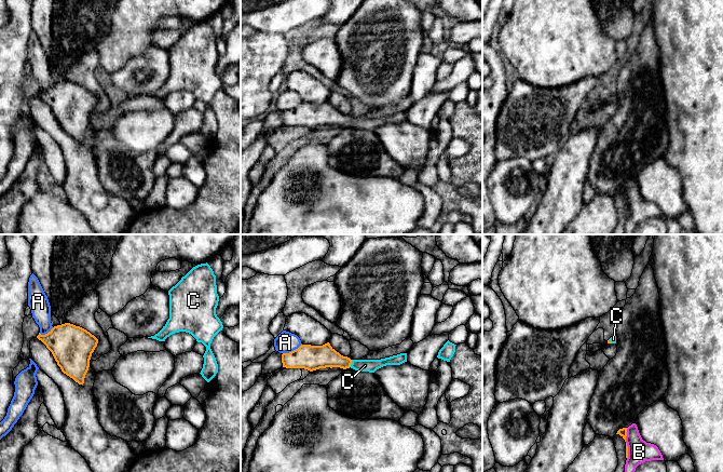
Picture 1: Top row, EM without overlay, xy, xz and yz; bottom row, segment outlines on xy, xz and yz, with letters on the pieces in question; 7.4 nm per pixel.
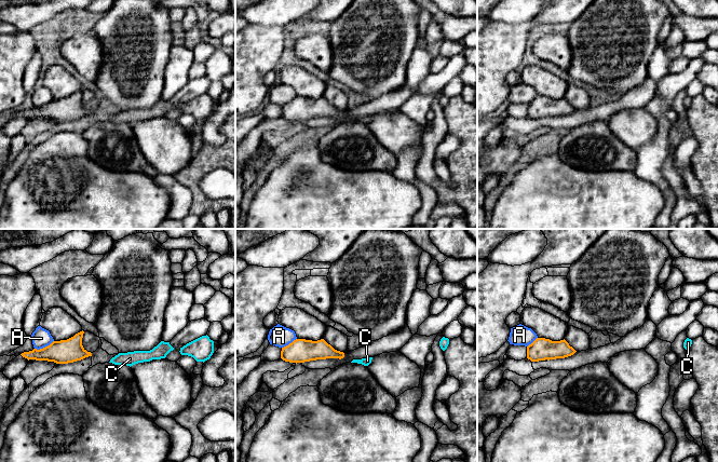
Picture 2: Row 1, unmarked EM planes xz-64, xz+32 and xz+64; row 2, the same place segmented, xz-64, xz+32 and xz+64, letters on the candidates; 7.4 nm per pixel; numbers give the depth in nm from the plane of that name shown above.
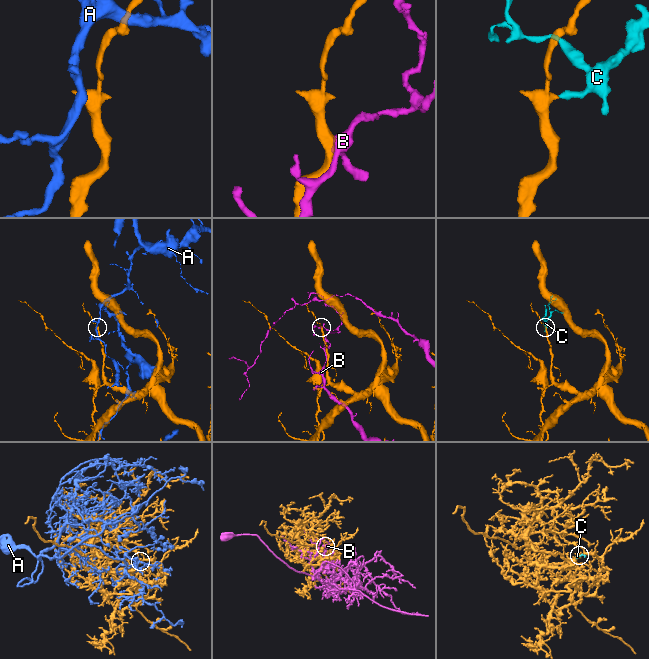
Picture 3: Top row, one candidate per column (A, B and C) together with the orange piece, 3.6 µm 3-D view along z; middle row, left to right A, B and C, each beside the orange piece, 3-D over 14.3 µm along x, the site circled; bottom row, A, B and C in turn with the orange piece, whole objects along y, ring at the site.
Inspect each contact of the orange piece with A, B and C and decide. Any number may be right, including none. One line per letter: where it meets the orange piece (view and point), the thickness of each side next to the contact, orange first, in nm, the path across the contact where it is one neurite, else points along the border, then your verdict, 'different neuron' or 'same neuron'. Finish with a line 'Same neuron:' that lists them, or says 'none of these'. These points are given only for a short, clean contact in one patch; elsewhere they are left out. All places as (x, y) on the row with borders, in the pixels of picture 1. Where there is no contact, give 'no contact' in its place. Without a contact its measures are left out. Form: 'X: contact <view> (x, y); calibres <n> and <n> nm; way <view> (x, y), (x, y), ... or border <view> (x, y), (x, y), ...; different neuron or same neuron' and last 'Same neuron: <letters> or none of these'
A: contact xz (291, 351); calibres 190 and 160 nm; different neuron
B: contact yz (626, 443); calibres 20 and 170 nm; different neuron
C: contact xz (351, 363); calibres 180 and 100 nm; way xz (318, 356), (327, 356), (351, 363), (365, 365); same neuron
Same neuron: C

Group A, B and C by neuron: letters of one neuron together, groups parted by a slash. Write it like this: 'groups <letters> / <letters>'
groups A / B / C

